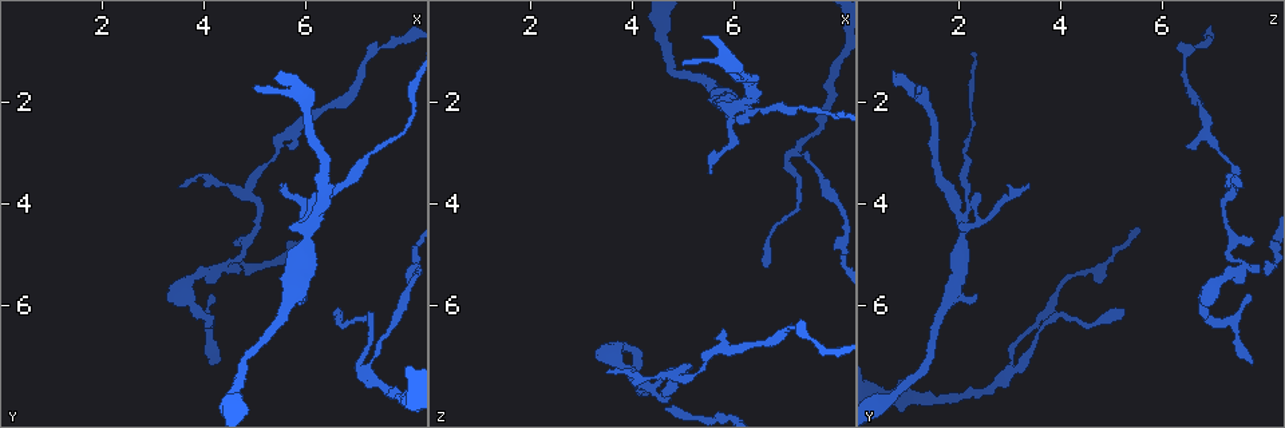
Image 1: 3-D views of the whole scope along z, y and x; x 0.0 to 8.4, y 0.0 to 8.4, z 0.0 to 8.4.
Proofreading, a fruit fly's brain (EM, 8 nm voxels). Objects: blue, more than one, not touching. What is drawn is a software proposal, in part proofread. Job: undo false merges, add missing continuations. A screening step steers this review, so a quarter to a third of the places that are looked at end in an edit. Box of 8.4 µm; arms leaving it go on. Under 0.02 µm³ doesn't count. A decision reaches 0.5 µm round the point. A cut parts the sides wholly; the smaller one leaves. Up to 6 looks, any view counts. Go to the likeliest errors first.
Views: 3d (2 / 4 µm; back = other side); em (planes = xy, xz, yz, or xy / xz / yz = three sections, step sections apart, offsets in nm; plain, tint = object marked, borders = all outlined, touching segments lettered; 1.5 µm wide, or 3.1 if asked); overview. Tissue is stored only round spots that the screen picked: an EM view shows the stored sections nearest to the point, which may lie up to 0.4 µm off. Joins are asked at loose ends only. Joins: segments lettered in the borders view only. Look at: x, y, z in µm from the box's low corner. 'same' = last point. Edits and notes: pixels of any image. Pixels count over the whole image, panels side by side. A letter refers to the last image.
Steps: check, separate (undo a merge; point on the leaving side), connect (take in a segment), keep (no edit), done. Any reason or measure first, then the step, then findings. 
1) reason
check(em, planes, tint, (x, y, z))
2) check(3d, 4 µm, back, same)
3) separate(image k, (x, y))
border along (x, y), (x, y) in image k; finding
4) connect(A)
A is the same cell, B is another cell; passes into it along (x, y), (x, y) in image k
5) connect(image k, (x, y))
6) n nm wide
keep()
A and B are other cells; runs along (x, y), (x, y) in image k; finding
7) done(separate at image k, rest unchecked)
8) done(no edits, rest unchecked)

an open end
check(em, planes, borders, (4.10, 7.15, 7.75))

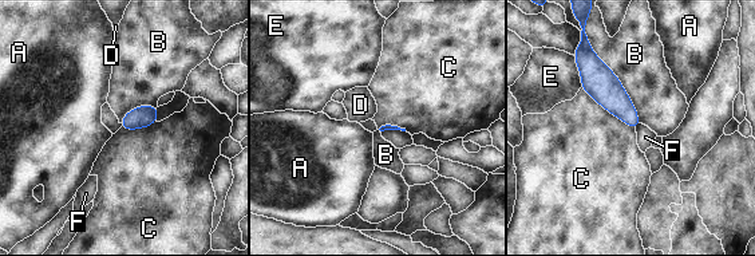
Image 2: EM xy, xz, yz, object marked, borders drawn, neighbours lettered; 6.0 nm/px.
keep()
A, B, C, D, E and F are other cells; border along (581, 86), (599, 103), (635, 130) in image 2; no lettered segment goes on from it

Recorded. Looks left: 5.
branch stops here
check(3d, 4 µm, (5.45, 1.55, 0.70))

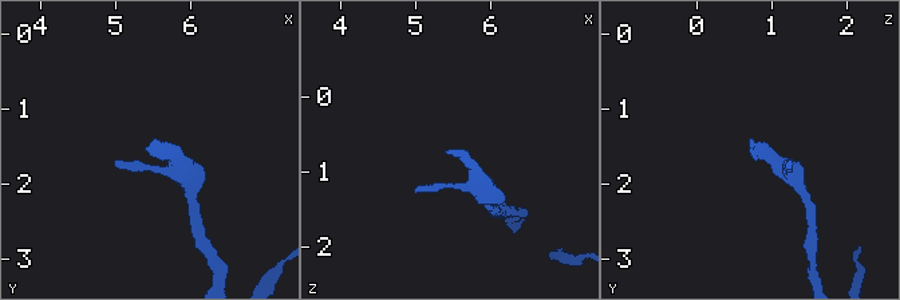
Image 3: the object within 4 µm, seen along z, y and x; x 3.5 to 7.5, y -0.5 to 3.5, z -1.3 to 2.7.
check(em, planes, borders, (5.45, 1.55, 0.65))

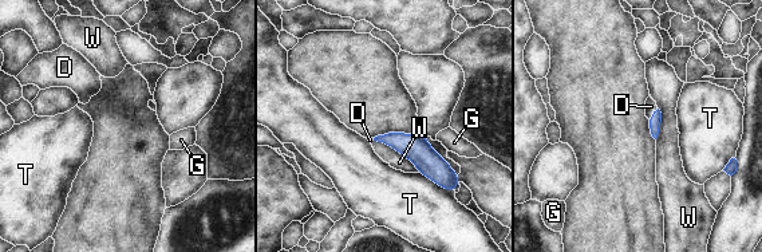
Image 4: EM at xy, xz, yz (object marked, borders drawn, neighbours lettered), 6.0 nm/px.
W touches over 340 nm
connect(D)
D is the same cell, G, T and W are other cells; passes into it along (654, 122), (652, 114), (651, 106) in image 4; it goes on there

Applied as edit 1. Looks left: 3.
an open end
check(em, xz, step 8, tint, (6.70, 6.10, 5.25))

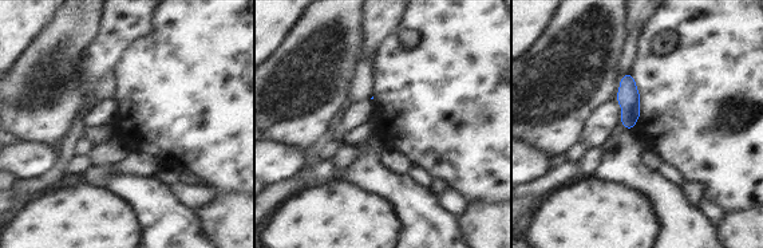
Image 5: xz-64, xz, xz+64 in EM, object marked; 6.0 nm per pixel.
cut it another way
check(em, planes, borders, same)

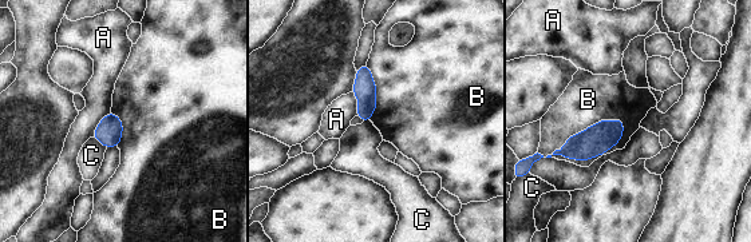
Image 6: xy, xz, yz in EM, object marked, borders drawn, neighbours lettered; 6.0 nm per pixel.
keep()
A, B and C are other cells; border along (624, 122), (600, 119), (548, 155) in image 6; none of them fits

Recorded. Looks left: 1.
done(connect at image 4, rest unchecked)

